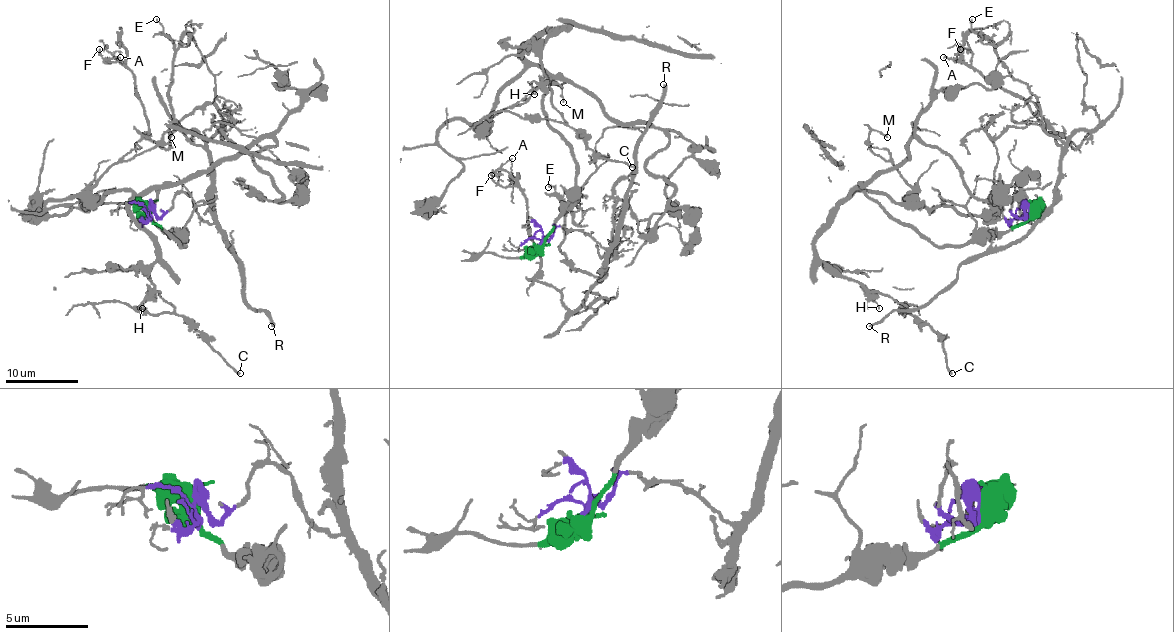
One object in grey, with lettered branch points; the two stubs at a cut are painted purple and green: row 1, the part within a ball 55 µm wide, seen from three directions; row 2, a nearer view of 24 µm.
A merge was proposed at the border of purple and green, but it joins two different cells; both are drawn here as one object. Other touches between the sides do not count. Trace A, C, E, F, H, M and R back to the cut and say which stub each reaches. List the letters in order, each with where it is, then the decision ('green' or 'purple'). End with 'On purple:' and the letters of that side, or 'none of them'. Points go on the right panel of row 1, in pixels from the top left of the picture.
A: (943, 57) | purple
C: (952, 373) | green
E: (972, 19) | purple
F: (960, 49) | purple
H: (879, 308) | green
M: (887, 137) | green
R: (869, 326) | purple
On purple: A, E, F, R

